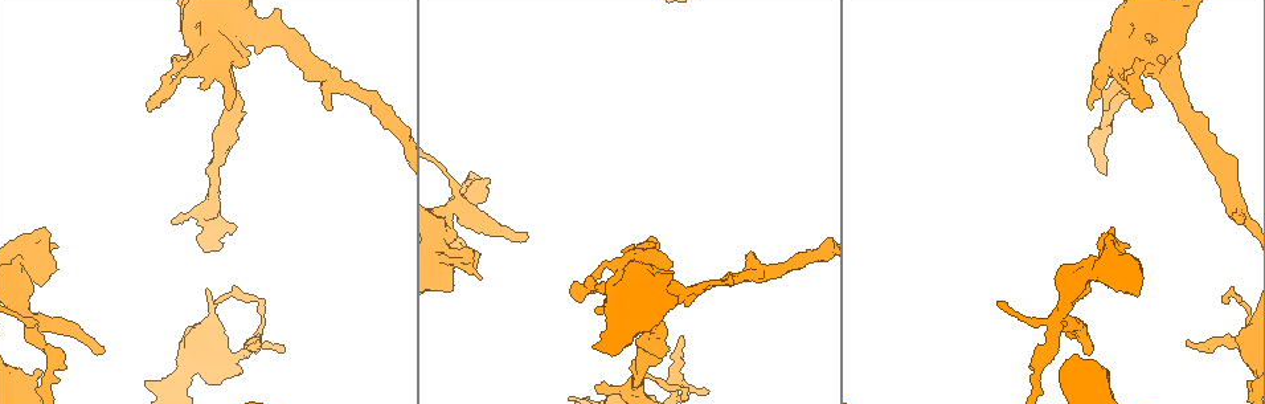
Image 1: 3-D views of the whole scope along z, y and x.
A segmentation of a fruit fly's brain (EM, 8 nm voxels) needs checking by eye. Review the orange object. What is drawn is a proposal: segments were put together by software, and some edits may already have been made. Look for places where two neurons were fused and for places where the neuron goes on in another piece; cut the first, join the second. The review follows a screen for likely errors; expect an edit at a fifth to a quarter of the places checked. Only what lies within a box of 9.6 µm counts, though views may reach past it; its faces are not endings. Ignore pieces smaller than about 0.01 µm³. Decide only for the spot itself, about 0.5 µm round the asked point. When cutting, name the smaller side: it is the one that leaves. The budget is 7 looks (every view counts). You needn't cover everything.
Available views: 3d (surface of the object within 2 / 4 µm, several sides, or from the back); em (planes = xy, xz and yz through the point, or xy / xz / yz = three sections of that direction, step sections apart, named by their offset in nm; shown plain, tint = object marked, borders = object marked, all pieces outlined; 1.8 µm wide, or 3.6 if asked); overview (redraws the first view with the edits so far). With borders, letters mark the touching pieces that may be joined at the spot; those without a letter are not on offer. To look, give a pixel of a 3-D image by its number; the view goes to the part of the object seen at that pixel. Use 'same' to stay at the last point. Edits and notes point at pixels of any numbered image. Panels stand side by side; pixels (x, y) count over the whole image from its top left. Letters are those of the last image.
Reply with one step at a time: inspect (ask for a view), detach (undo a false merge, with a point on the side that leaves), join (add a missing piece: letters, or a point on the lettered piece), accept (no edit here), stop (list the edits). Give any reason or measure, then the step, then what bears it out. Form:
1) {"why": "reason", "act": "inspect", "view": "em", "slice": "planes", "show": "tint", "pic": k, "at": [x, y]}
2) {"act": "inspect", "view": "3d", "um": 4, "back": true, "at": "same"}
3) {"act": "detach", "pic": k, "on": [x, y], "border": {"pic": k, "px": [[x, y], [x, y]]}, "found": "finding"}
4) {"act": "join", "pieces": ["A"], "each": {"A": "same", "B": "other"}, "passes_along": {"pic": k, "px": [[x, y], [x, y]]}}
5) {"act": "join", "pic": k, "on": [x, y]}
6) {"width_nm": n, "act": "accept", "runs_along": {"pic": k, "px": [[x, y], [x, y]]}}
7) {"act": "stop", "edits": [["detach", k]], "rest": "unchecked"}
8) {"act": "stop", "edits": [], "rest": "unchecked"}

{"why": "abrupt turn", "act": "inspect", "view": "3d", "um": 4, "back": true, "pic": 1, "at": [1176, 31]}

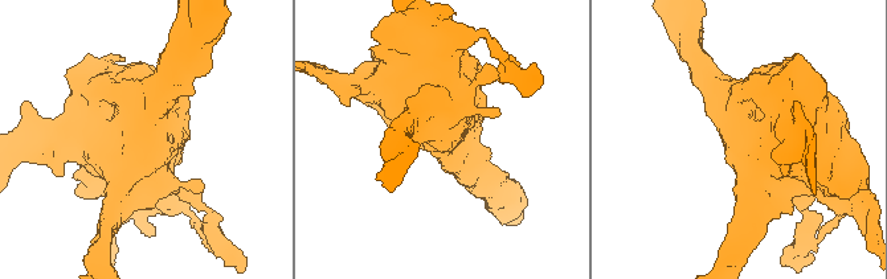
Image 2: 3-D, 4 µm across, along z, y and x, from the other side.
{"why": "need the tissue", "act": "inspect", "view": "em", "um": 3.6, "slice": "planes", "show": "borders", "pic": 2, "at": [152, 136]}

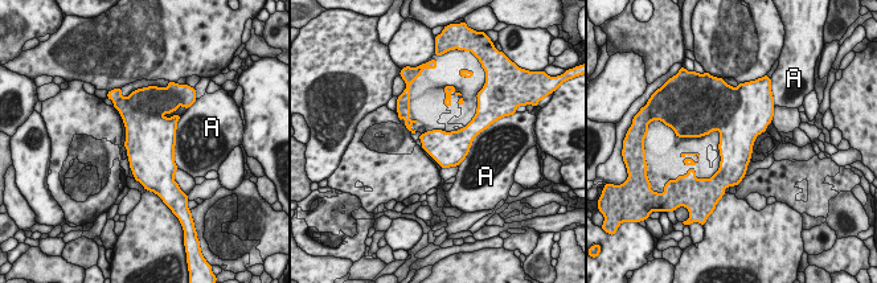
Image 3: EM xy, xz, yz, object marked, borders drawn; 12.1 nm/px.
{"act": "accept", "each": {"A": "other"}, "border": {"pic": 3, "px": [[179, 119], [175, 140], [177, 168]]}, "found": "all the same neuron"}

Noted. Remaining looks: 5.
{"why": "an open end", "act": "inspect", "view": "em", "slice": "planes", "show": "tint", "pic": 1, "at": [105, 350]}

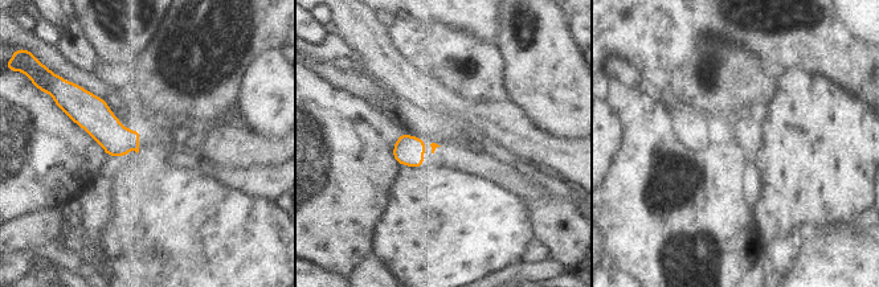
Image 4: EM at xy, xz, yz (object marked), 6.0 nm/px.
{"why": "what lies round it", "act": "inspect", "view": "em", "slice": "planes", "show": "borders", "at": "same"}

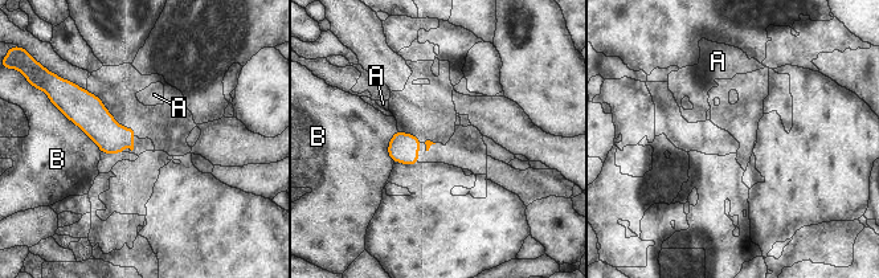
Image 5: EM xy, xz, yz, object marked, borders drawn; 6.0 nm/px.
{"longest_contact_nm": ["B", 380], "act": "accept", "each": {"A": "other", "B": "other"}, "border": {"pic": 5, "px": [[56, 107], [101, 151]]}, "found": "none of them fits"}

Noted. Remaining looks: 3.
{"why": "sudden change in width", "act": "inspect", "view": "em", "slice": "planes", "show": "tint", "pic": 1, "at": [1056, 322]}

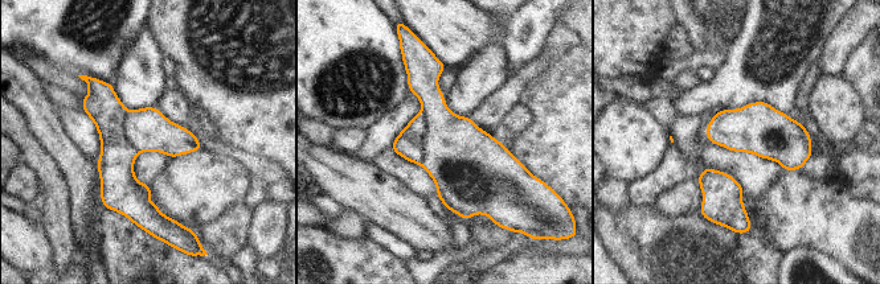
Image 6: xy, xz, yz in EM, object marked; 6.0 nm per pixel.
{"act": "inspect", "view": "em", "slice": "planes", "show": "borders", "at": "same"}

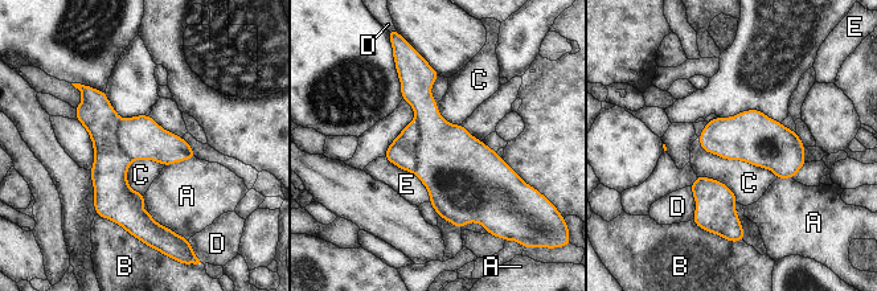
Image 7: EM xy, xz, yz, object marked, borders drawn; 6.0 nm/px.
{"act": "detach", "pic": 7, "on": [451, 163], "each": {"A": "other", "B": "other", "C": "other", "D": "other", "E": "other"}, "border": {"pic": 7, "px": [[416, 119], [419, 136], [413, 172]]}, "found": "a second neuron is stuck on"}

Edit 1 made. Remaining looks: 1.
{"act": "stop", "edits": [["detach", 7]], "rest": "unchecked"}

